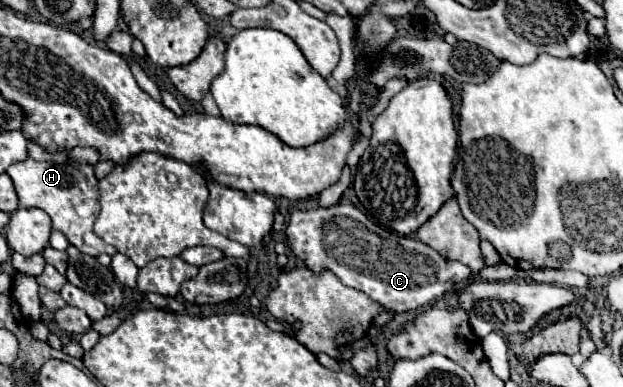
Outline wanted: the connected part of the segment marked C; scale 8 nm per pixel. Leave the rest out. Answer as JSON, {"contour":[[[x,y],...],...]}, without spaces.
{"contour":[[[337,203],[333,207],[315,207],[291,211],[287,221],[287,247],[313,273],[329,269],[347,287],[363,291],[381,305],[373,325],[385,325],[397,313],[419,309],[453,289],[457,281],[473,277],[471,269],[459,261],[441,257],[429,245],[413,237],[401,237],[391,229],[381,229],[353,205]]]}

